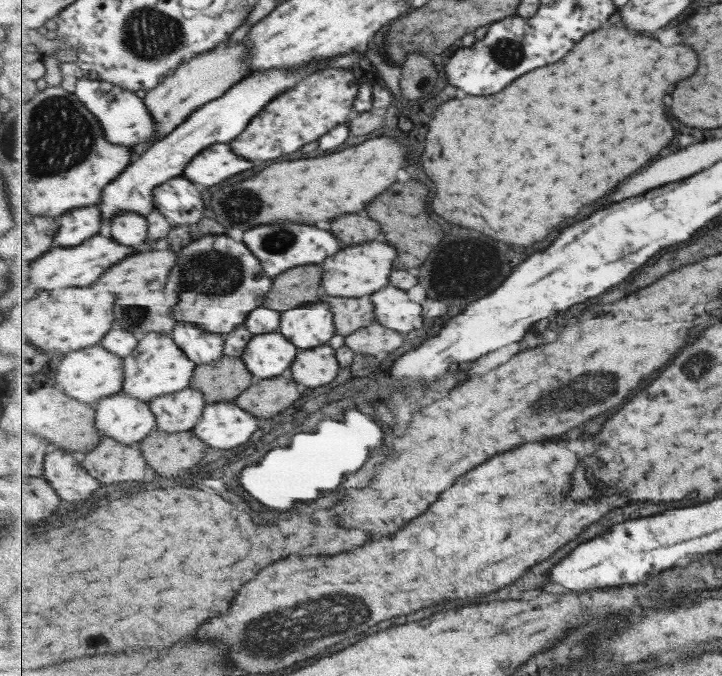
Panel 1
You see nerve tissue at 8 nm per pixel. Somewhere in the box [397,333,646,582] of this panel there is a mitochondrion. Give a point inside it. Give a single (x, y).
(603, 385)

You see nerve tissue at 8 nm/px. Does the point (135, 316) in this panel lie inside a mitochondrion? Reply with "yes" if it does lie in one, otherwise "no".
yes

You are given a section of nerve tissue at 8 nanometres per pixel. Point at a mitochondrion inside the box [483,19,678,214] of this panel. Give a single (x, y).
(506, 54)

